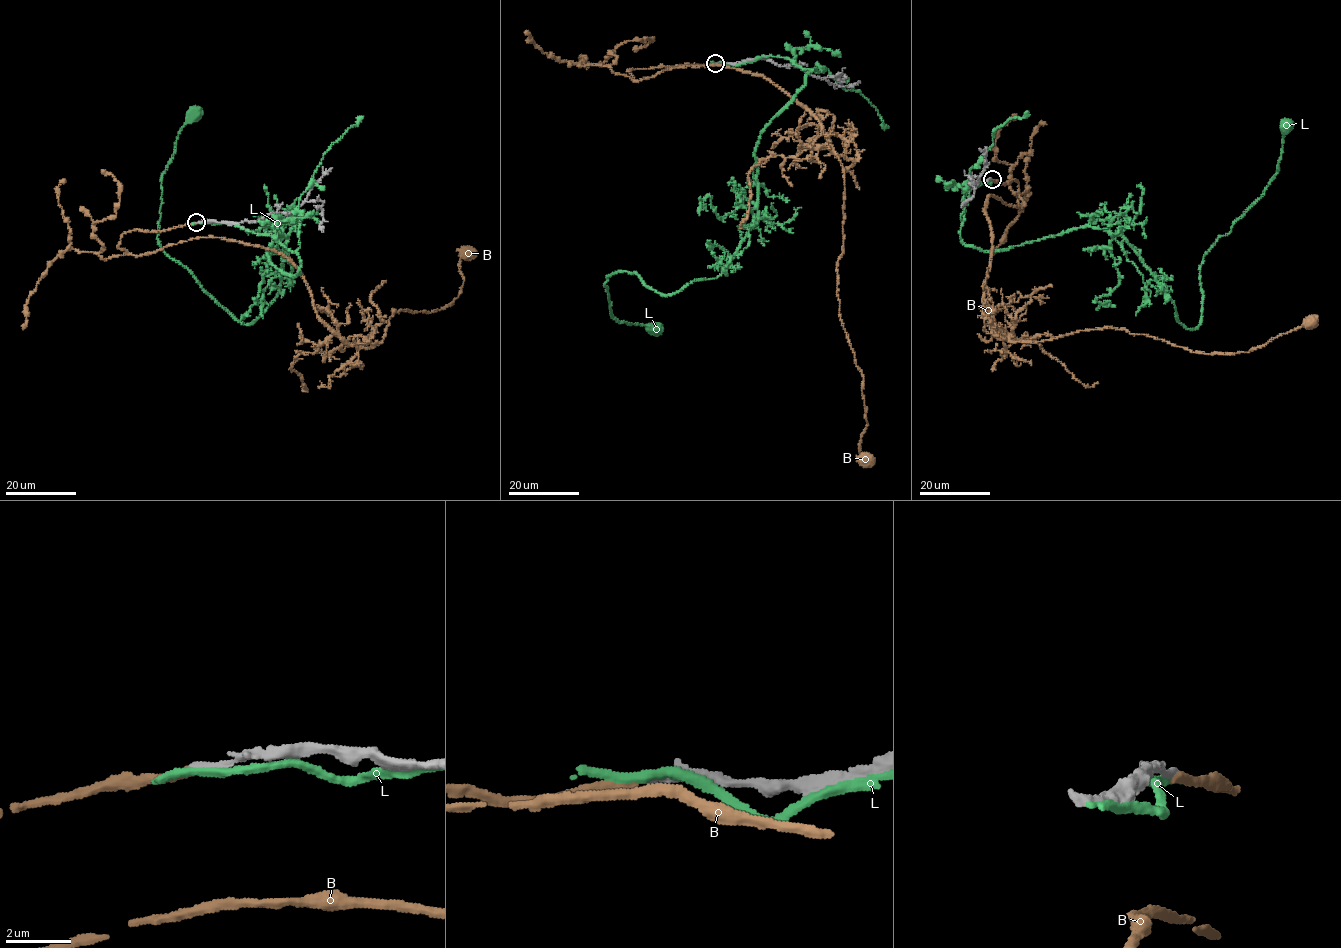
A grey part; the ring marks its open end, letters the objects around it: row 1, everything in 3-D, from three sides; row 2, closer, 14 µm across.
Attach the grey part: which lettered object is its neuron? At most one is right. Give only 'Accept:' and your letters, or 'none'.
Accept: none

